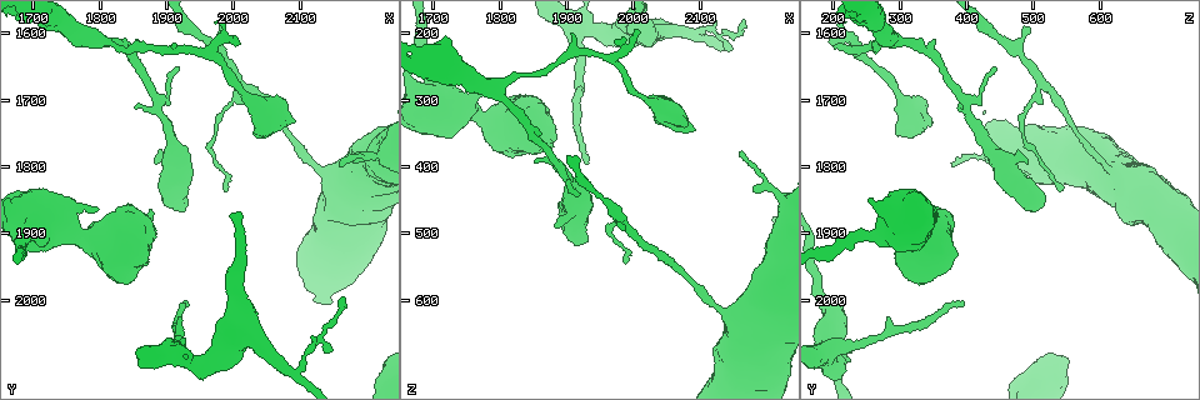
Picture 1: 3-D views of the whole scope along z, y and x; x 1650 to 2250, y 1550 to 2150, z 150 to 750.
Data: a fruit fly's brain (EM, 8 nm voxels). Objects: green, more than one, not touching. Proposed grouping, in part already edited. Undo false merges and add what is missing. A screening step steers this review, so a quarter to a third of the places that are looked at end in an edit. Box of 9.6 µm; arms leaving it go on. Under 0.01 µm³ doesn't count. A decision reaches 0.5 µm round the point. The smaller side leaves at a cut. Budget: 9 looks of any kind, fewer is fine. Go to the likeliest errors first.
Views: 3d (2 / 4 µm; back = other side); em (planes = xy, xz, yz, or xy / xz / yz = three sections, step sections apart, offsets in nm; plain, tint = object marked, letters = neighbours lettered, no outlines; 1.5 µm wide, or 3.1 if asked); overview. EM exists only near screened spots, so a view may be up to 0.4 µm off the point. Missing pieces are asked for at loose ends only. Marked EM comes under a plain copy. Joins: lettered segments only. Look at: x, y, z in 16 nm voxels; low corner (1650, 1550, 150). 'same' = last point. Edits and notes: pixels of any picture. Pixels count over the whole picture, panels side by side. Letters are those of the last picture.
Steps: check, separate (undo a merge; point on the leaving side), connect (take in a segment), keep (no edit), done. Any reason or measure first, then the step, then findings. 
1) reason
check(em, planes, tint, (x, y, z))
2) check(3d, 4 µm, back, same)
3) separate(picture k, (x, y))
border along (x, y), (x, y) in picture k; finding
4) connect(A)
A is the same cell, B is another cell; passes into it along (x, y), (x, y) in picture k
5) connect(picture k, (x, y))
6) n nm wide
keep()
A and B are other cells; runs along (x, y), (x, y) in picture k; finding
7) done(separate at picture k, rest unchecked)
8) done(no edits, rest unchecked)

tapers out
check(em, planes, letters, (1925, 2005, 400))

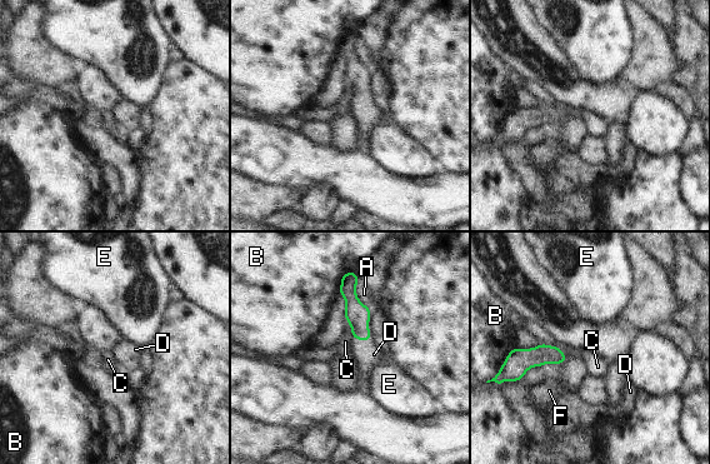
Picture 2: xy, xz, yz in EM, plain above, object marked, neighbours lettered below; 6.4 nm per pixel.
connect(D)
D is the same cell, A, B, C, E and F are other cells; passes into it along (356, 314), (361, 339), (366, 354) in picture 2; the neuron continues

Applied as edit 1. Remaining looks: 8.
check(overview)

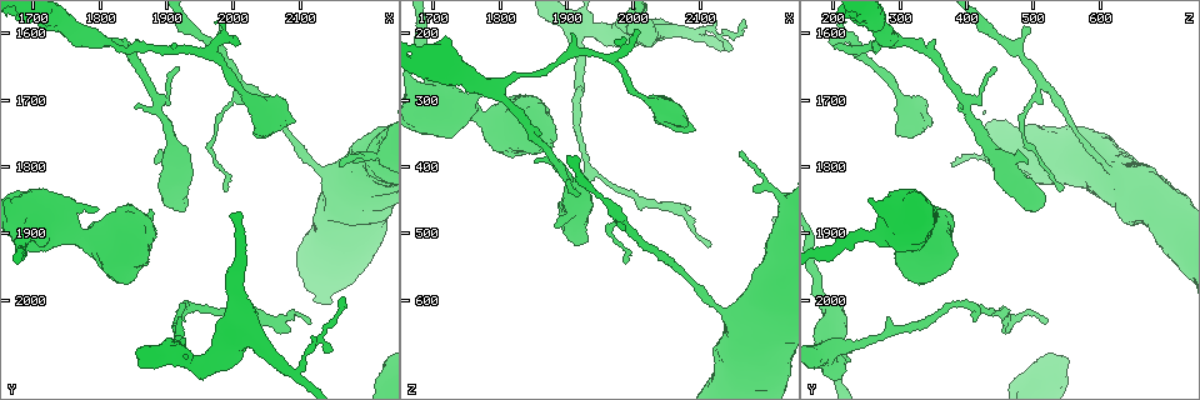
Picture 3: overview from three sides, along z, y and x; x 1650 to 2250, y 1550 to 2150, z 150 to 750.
free end
check(em, planes, tint, (1850, 1710, 390))

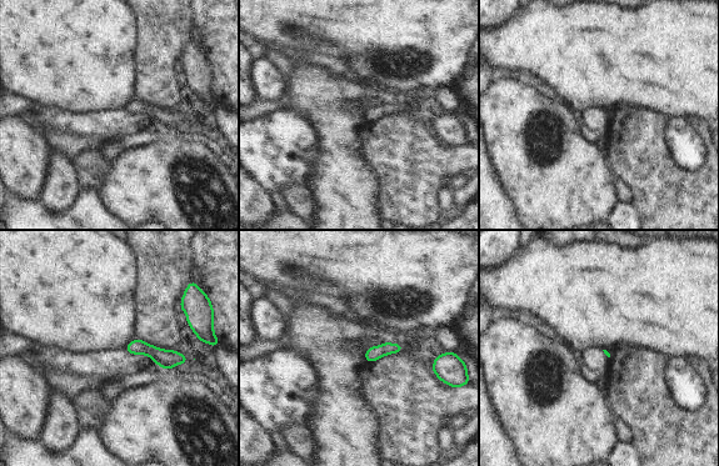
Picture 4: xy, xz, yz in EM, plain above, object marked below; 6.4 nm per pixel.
what lies round it
check(em, planes, letters, same)

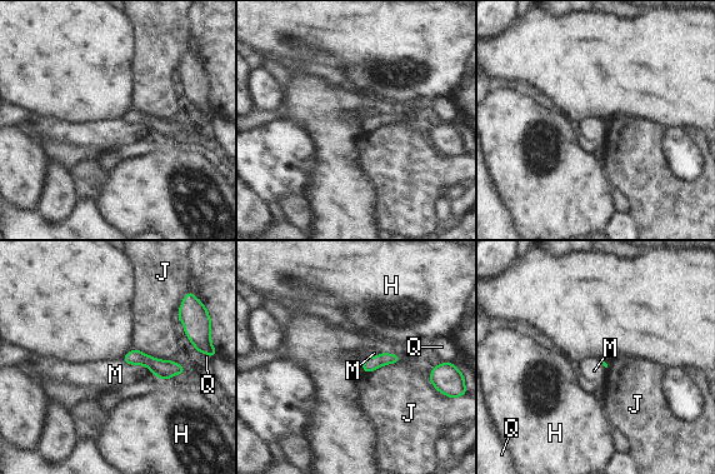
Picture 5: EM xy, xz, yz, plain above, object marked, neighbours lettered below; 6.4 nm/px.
keep()
H, J, M and Q are other cells; runs along (128, 358), (180, 370) in picture 5; none of them fits

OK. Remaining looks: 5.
two arms in line, one across
check(3d, 2 µm, (2015, 1680, 510))

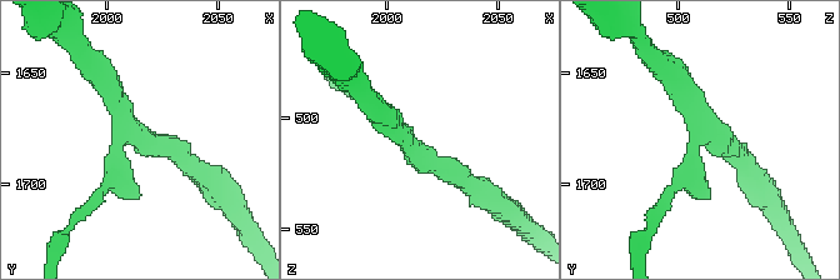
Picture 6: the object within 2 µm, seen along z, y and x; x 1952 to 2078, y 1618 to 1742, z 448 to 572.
3 arms
check(em, planes, letters, (2011, 1677, 513))

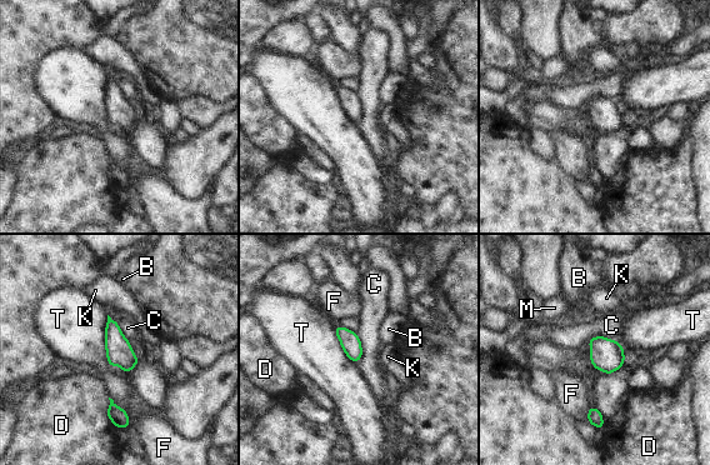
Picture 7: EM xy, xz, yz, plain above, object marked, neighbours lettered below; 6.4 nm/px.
keep()
B, C, D, F, K, M and T are other cells; border along (106, 315), (105, 355), (109, 366) in picture 7; continuous, no second neuron

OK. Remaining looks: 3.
calibre changes
check(em, xz, step 4, letters, (2090, 2110, 200))

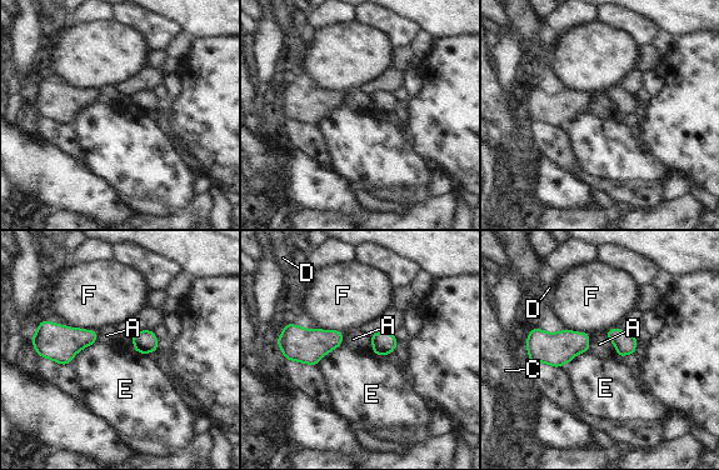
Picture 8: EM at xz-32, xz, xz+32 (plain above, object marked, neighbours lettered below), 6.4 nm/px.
another direction
check(em, planes, letters, same)

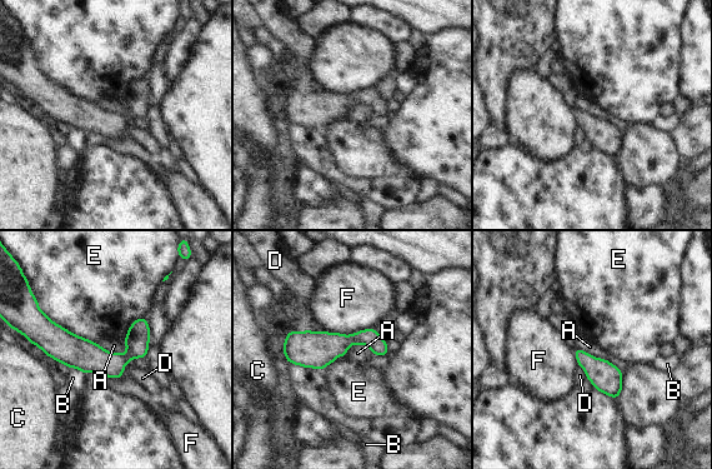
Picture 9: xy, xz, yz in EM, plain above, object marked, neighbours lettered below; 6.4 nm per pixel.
keep()
A, B, C, D, E and F are other cells; runs along (146, 330), (123, 359), (33, 339) in picture 9; continuous, no second neuron

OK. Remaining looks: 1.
done(connect at picture 2, rest unchecked)

